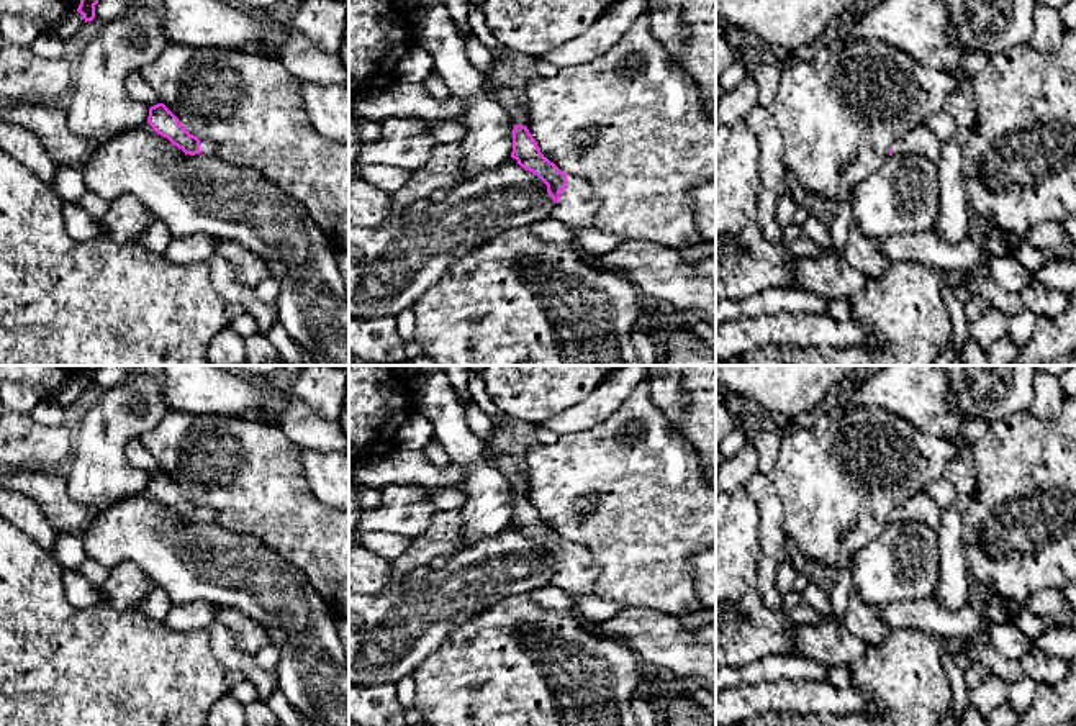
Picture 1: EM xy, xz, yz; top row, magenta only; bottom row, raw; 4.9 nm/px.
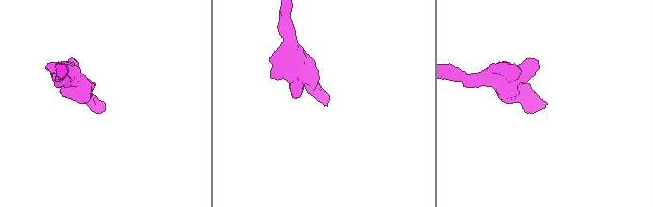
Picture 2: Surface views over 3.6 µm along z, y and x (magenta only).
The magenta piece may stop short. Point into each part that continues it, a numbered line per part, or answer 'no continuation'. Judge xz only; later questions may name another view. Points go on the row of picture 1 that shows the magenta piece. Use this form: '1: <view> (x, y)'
1: xz (577, 207)

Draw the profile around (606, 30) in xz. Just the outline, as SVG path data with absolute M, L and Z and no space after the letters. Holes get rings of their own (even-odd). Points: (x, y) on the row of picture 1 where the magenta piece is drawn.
M621 0L606 8L593 25L563 46L557 46L536 59L558 69L586 64L608 52L626 34L631 25L647 11L647 0Z

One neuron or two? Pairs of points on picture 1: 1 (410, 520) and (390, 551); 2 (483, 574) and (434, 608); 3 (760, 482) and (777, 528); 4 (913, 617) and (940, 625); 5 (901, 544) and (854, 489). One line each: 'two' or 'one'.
1: two
2: one
3: one
4: one
5: two

